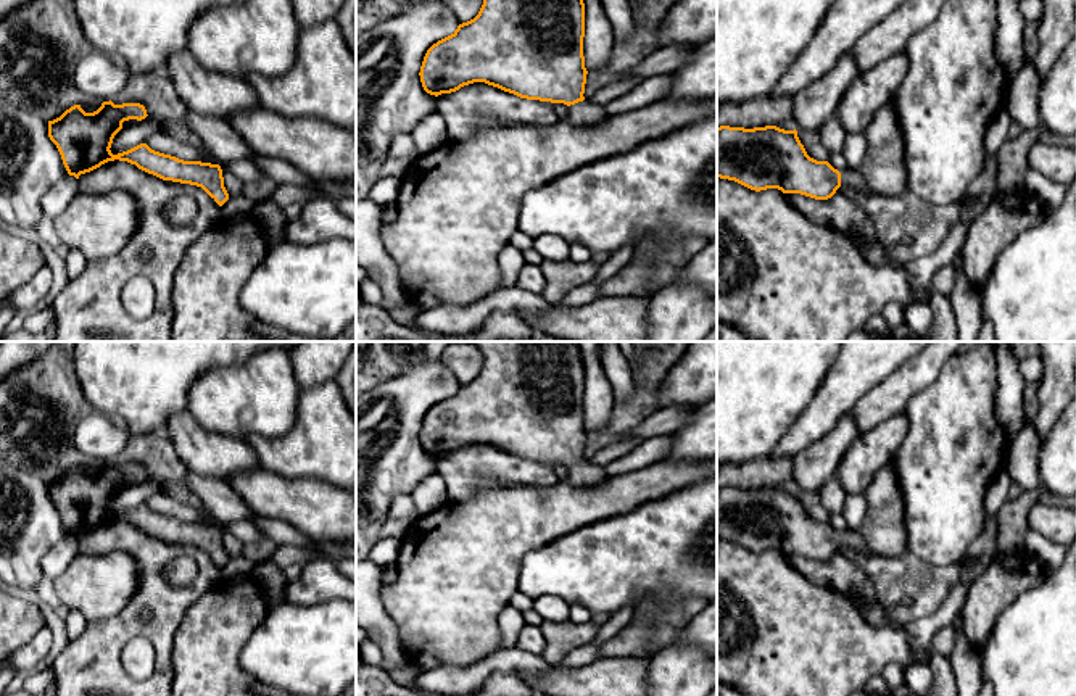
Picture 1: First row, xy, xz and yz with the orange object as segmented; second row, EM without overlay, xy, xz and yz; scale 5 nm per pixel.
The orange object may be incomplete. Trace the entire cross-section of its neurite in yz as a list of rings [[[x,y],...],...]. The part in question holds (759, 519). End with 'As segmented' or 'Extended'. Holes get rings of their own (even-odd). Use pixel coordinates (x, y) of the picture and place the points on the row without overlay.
[[[776,487],[717,488],[717,538],[751,551],[778,549],[828,561],[842,546],[850,554],[873,557],[860,532],[839,533],[828,522],[810,519],[797,491]]]. Extended

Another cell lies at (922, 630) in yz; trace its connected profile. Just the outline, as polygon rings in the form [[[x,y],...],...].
[[[958,582],[944,598],[936,612],[907,624],[891,620],[881,603],[870,603],[859,591],[850,591],[849,599],[859,609],[867,624],[904,630],[910,636],[910,646],[915,652],[931,652],[933,636],[942,627],[950,625],[955,620],[965,604],[968,590],[970,583]]]

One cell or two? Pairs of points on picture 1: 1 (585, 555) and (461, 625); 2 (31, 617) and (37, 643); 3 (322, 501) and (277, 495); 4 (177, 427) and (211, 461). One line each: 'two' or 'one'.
1: two
2: two
3: one
4: one

